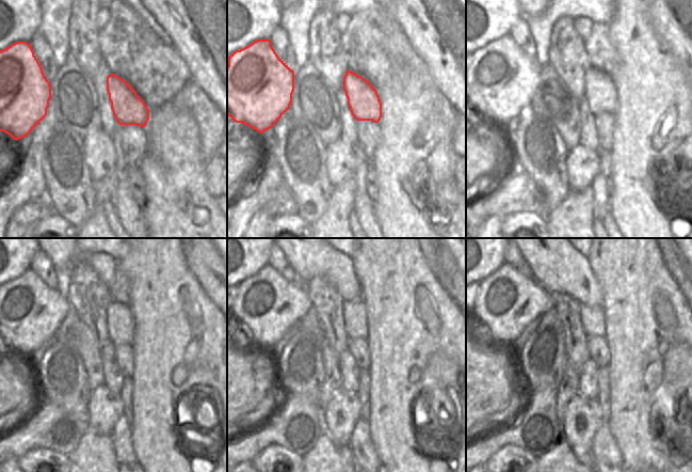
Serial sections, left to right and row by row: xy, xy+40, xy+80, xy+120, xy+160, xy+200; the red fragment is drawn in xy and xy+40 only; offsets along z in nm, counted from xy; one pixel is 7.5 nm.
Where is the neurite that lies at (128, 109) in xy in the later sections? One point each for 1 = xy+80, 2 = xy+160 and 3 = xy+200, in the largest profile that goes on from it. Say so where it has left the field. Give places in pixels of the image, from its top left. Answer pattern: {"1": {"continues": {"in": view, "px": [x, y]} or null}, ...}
{"1": {"continues": {"in": "xy+80", "px": [599, 92]}}, "2": {"continues": {"in": "xy+160", "px": [354, 313]}}, "3": {"continues": {"in": "xy+200", "px": [593, 319]}}}

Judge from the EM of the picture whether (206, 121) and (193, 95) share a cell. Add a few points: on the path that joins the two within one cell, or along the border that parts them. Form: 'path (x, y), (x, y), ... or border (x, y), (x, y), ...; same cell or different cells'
path (206, 114), (196, 101); same cell

